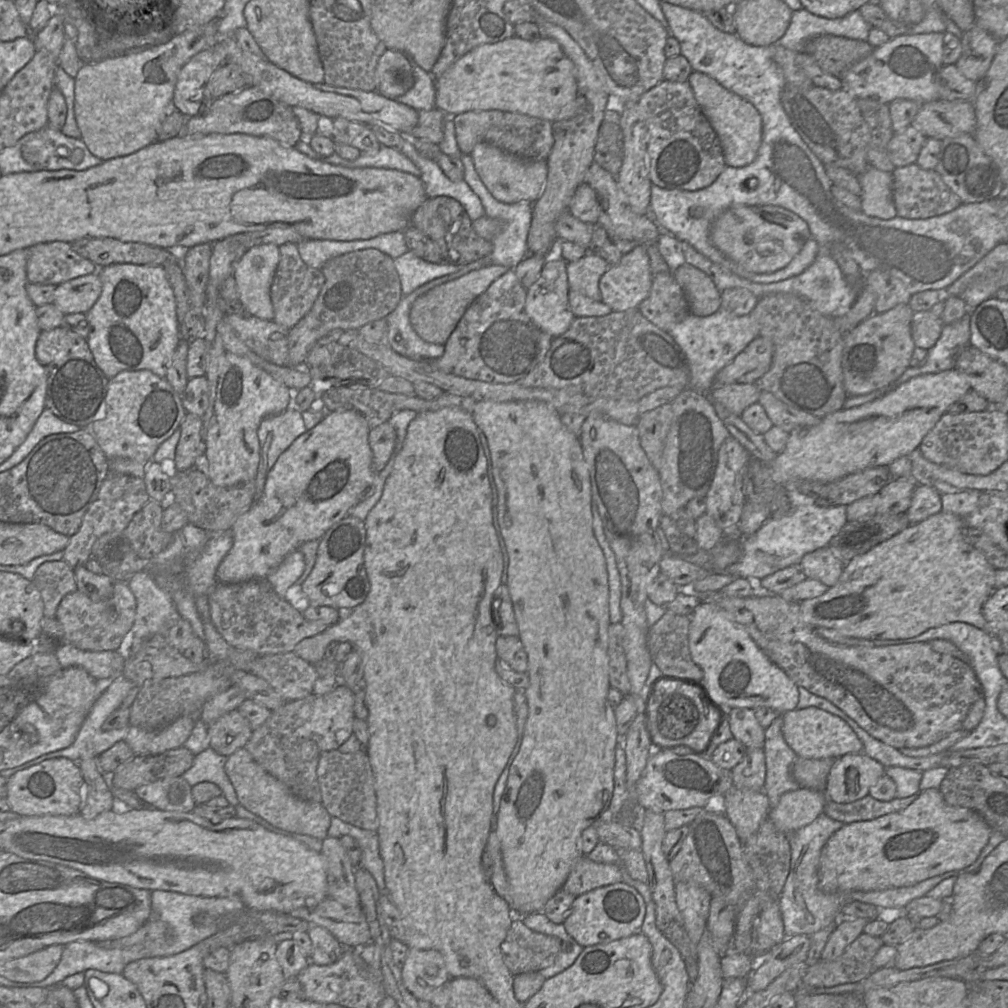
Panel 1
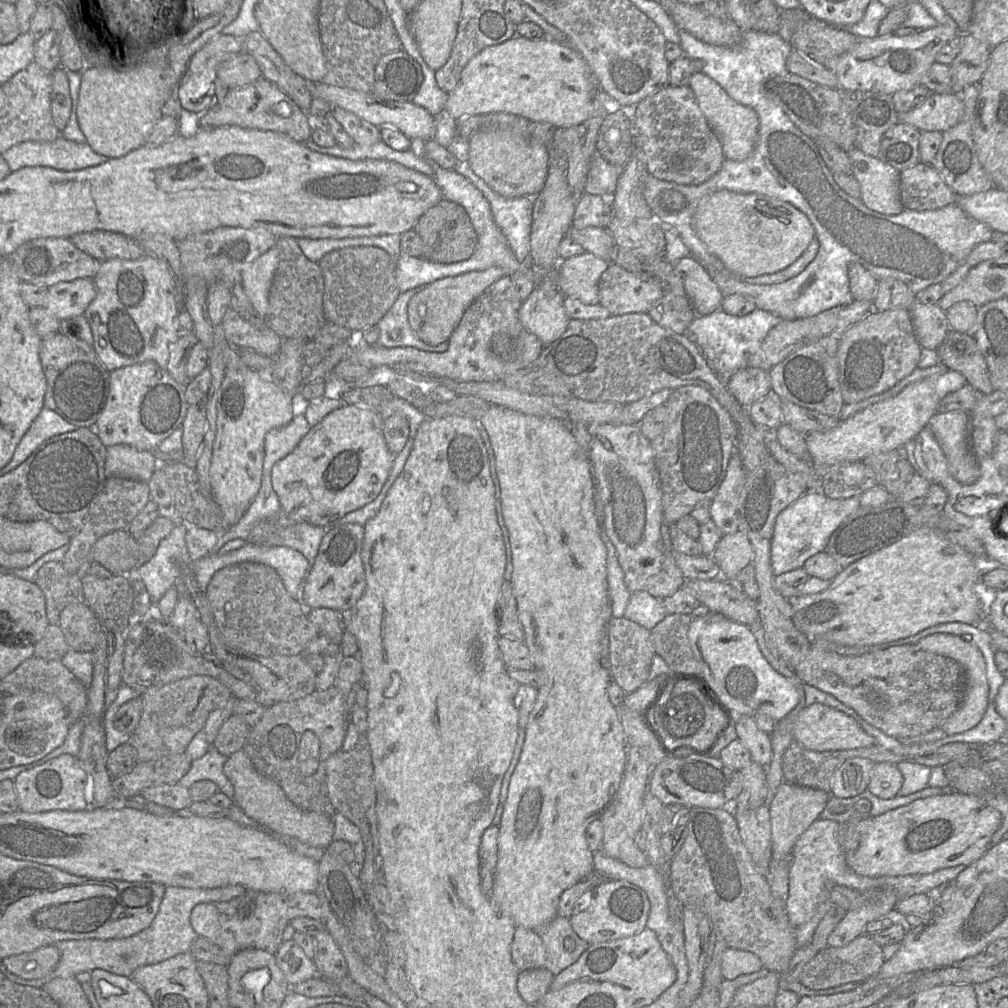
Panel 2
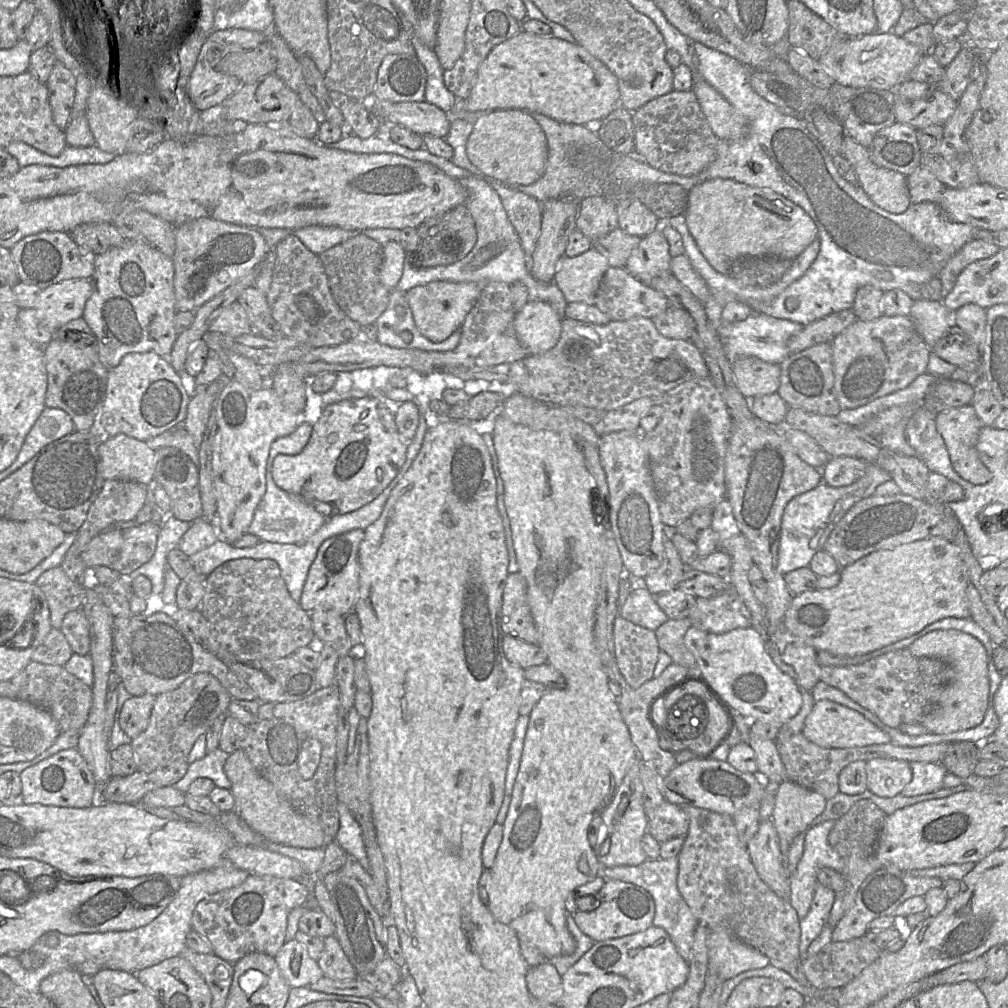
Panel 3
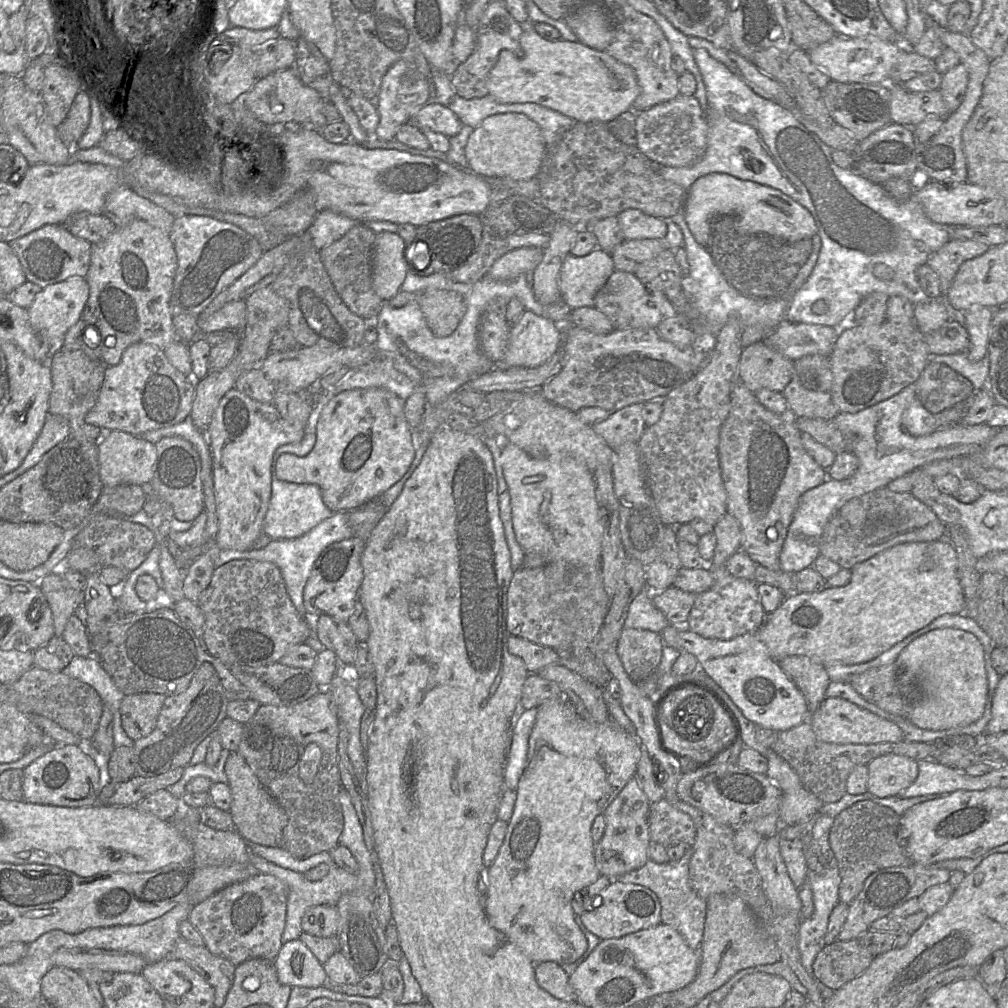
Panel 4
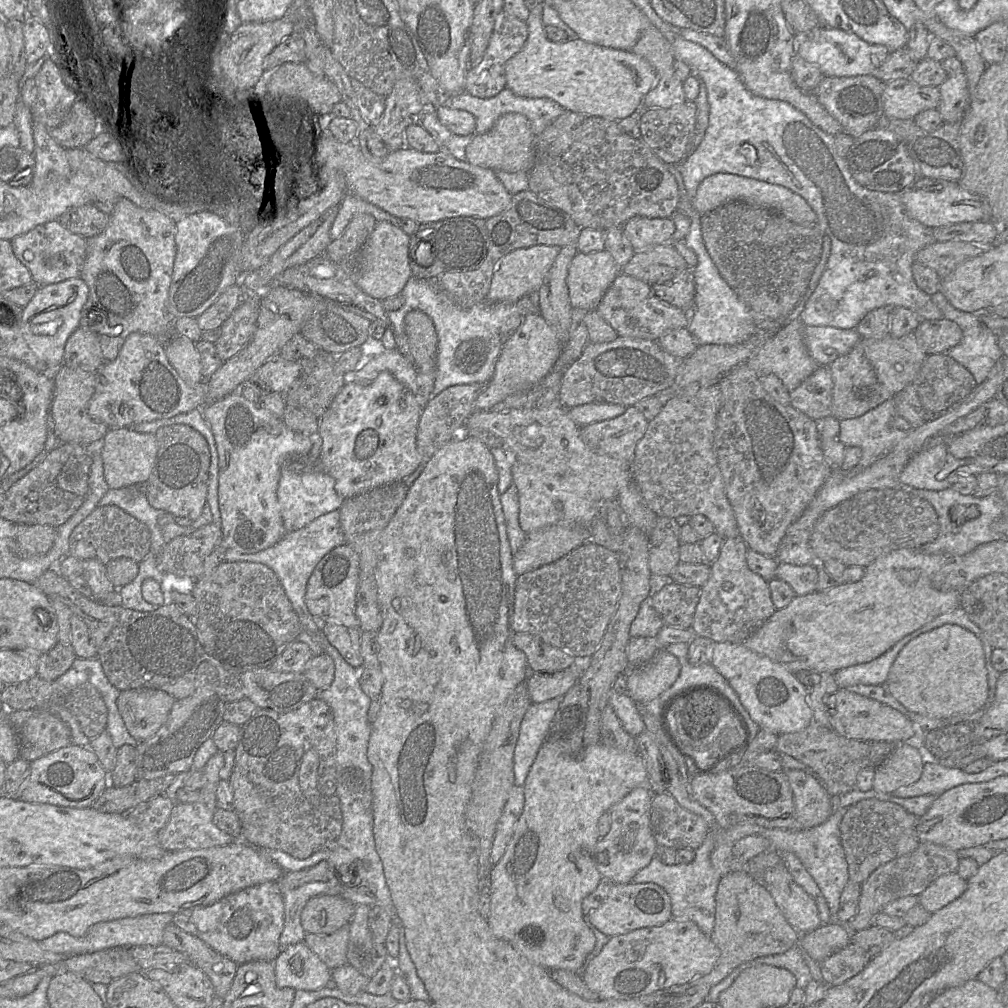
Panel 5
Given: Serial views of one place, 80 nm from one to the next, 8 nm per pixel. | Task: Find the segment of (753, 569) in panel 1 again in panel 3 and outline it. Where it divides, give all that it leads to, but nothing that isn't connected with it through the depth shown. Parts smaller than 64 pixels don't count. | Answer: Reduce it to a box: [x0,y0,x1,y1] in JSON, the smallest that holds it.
[777,464,891,575]

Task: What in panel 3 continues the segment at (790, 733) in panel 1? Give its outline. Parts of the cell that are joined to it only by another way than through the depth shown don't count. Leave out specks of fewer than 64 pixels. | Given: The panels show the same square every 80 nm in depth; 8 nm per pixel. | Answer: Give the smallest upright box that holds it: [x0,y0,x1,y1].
[801,699,891,748]

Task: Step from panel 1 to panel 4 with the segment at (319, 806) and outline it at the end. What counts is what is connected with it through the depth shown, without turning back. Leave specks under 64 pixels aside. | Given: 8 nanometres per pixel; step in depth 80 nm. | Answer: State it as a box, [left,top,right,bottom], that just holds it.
[224,752,286,845]

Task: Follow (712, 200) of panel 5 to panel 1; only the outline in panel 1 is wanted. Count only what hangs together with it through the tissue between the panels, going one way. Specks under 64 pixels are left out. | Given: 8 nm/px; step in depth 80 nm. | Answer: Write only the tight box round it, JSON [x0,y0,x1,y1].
[713,206,811,274]

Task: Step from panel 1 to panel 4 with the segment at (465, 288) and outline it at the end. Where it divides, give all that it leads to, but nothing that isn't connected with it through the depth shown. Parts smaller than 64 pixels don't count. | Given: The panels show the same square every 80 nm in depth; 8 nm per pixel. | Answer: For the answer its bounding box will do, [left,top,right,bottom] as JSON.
[389,289,467,338]

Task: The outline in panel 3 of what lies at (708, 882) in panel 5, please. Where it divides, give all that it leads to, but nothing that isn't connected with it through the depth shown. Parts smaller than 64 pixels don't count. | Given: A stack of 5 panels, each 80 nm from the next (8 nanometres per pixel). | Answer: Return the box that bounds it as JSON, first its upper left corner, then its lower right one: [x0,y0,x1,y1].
[599,856,699,964]

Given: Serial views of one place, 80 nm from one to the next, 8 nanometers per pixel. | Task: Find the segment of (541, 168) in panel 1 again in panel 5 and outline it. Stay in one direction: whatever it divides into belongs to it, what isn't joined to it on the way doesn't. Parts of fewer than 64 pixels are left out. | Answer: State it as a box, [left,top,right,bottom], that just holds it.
[465,113,535,172]

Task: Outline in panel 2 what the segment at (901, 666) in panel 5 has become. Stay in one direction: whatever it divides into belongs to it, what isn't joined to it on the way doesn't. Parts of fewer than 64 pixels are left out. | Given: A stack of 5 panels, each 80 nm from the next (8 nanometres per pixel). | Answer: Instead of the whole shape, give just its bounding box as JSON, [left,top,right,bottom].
[916,633,989,736]

